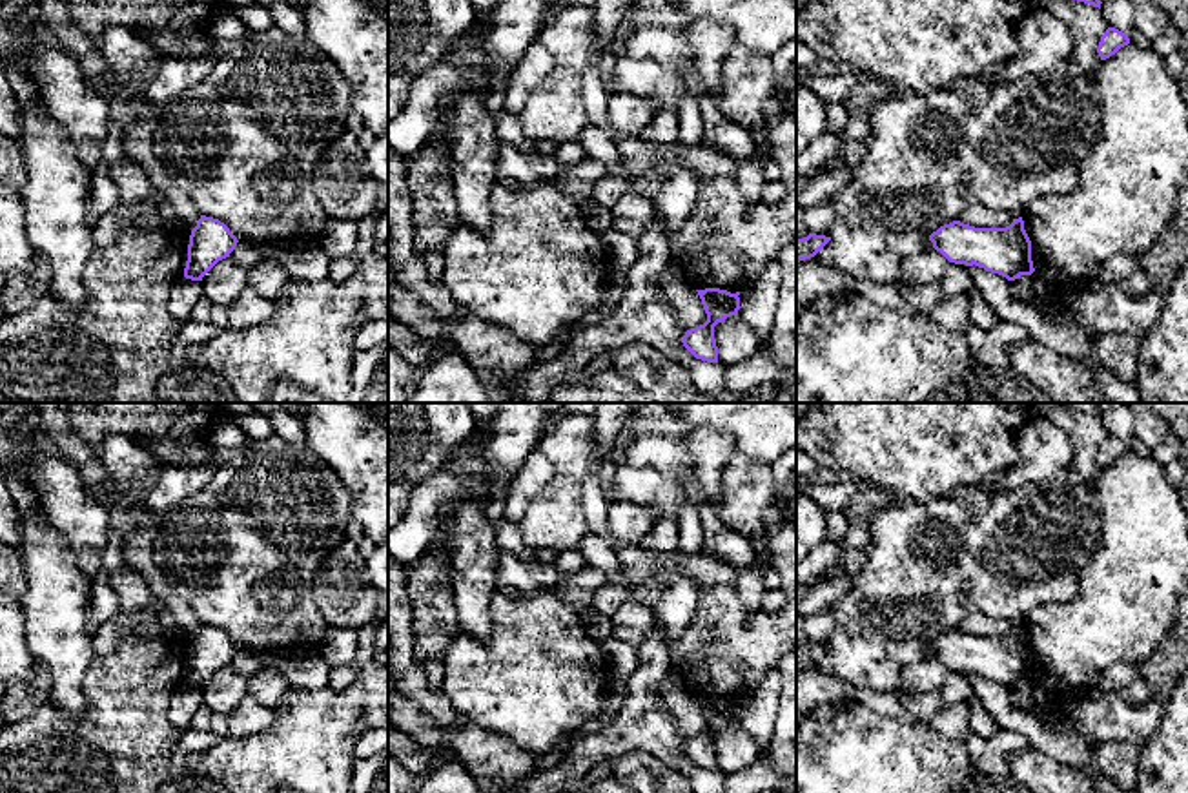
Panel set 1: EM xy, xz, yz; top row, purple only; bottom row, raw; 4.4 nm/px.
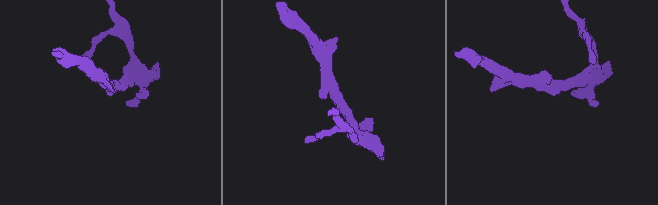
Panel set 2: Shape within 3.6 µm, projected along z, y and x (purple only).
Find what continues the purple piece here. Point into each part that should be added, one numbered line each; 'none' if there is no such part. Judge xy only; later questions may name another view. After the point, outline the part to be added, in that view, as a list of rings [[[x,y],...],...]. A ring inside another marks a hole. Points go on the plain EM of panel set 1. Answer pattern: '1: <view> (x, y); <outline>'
none

